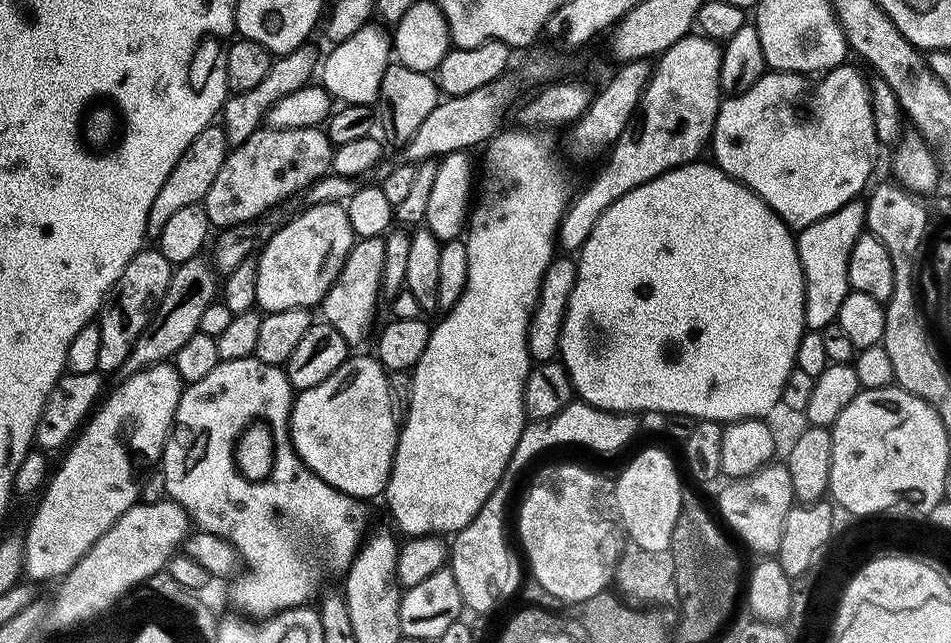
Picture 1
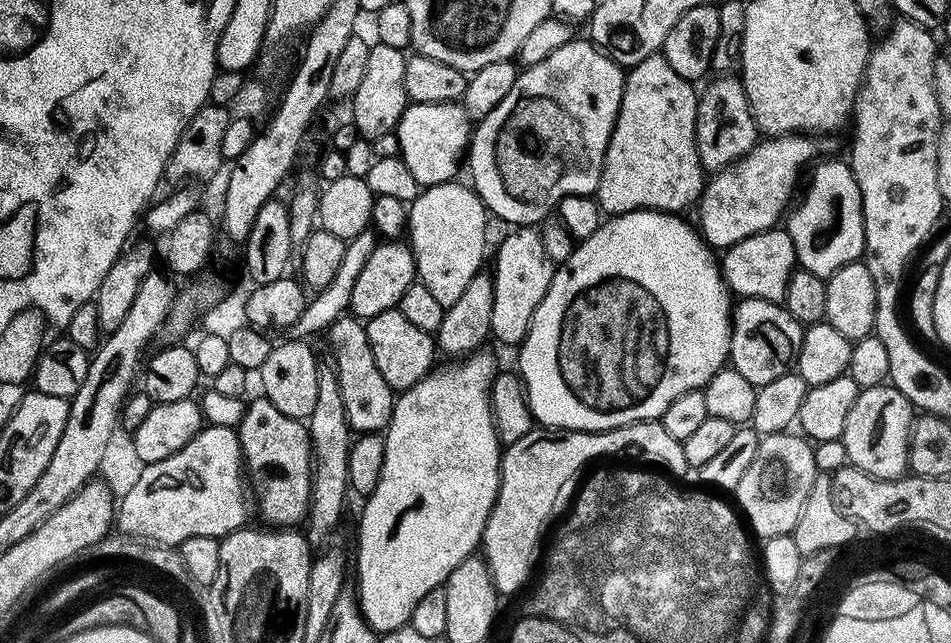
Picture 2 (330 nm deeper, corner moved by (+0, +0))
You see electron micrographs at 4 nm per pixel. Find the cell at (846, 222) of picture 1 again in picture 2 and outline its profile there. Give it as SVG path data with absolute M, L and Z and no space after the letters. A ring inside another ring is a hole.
M780 226L769 228L768 231L759 232L750 238L742 238L742 242L727 249L723 256L724 283L737 297L753 300L783 301L786 286L798 267L794 242L787 230Z

